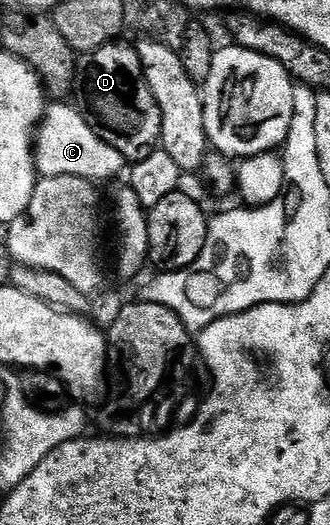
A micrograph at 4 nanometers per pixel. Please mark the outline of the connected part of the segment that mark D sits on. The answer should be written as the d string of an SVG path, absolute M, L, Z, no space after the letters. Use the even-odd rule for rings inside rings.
M122 39L109 41L104 47L91 53L83 53L77 58L74 66L73 96L78 97L76 108L84 115L88 127L92 127L92 131L96 131L96 135L104 139L108 147L116 147L124 160L133 163L148 159L148 155L152 155L152 151L159 148L162 140L162 120L160 107L142 74L138 50L133 44L125 45L124 42Z

